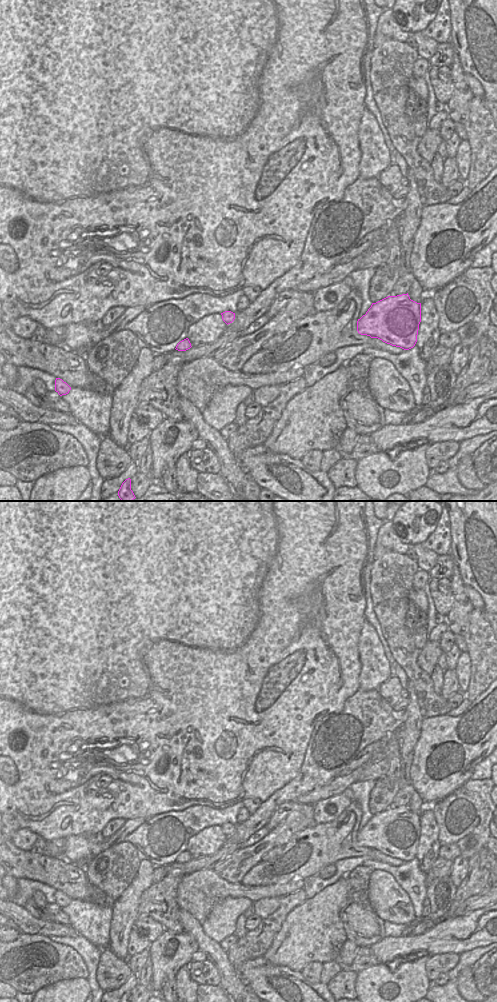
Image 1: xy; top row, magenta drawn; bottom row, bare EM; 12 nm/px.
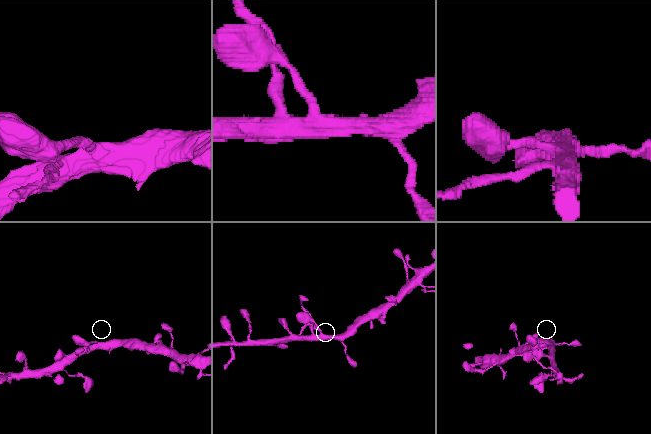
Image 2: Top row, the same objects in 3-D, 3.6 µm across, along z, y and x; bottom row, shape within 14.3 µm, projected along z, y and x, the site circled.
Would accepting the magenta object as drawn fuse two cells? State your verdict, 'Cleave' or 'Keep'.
Keep.

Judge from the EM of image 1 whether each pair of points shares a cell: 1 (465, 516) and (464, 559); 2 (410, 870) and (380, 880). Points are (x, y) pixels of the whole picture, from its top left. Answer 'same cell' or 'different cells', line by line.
1: same cell
2: different cells

